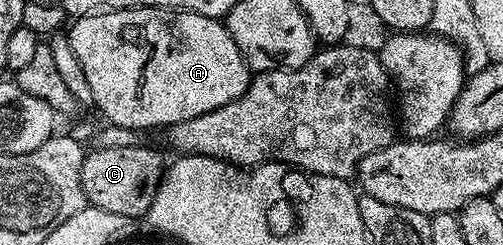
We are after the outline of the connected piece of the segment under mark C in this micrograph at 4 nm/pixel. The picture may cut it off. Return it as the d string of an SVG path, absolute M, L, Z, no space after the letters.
M140 143L116 145L106 149L94 148L92 151L86 152L85 162L81 168L86 202L92 208L115 211L119 215L127 215L128 217L143 217L148 214L153 197L157 194L157 186L161 184L162 176L163 165L161 169L160 155L155 150L148 149L145 145L140 145Z

